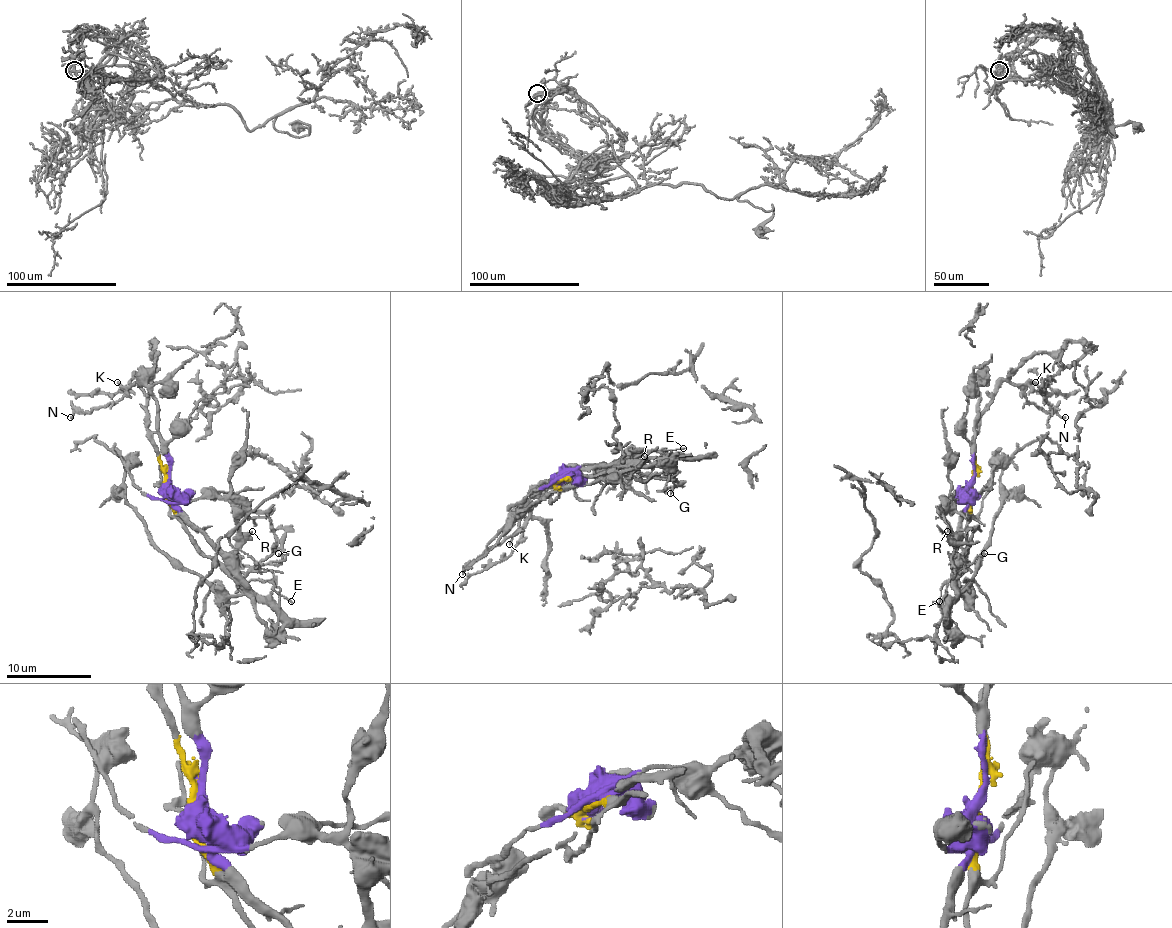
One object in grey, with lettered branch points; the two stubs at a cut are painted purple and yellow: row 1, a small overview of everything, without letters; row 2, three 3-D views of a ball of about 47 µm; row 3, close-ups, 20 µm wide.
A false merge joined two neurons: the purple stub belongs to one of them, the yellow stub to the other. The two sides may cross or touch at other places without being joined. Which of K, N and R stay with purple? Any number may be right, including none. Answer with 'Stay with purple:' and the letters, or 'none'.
Stay with purple: R

